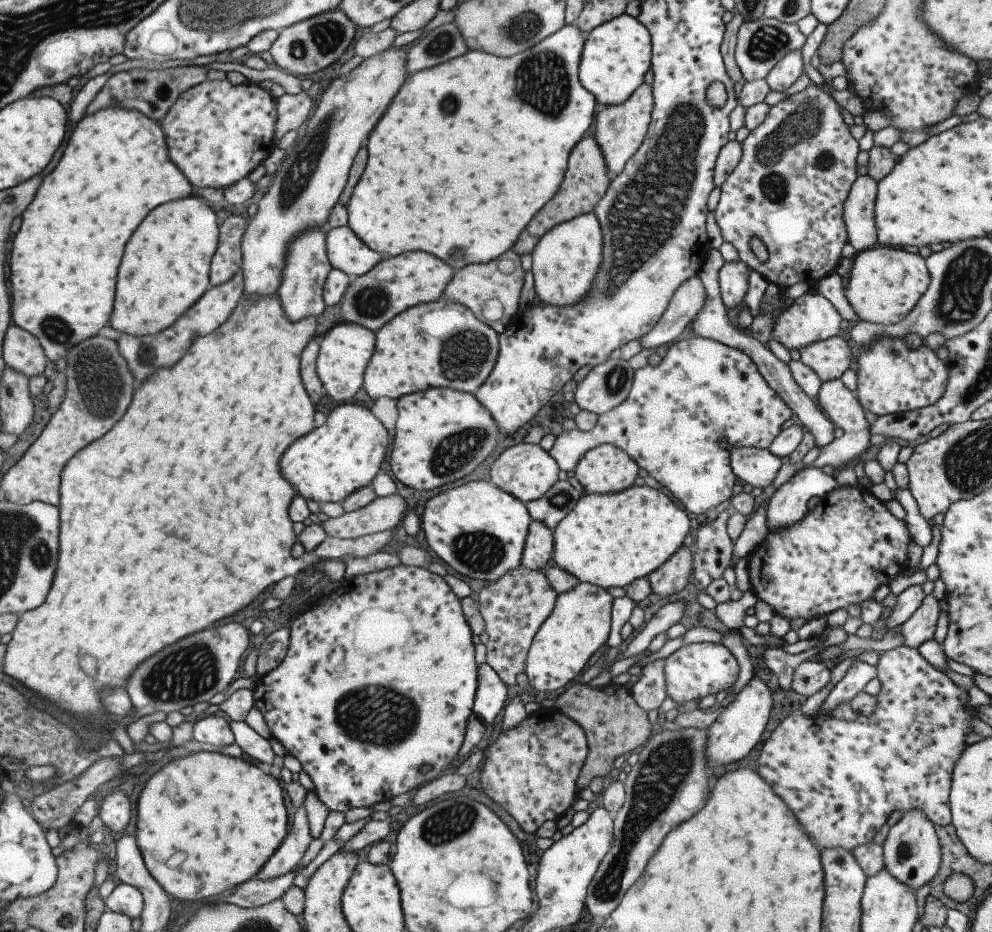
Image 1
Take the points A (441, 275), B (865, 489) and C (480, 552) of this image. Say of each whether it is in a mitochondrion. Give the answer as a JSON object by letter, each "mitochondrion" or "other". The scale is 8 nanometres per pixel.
{"A":"other","B":"other","C":"mitochondrion"}

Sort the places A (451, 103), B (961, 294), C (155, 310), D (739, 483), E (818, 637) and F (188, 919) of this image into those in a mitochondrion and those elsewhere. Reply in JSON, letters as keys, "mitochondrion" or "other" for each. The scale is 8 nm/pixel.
{"A":"mitochondrion","B":"mitochondrion","C":"other","D":"other","E":"other","F":"other"}

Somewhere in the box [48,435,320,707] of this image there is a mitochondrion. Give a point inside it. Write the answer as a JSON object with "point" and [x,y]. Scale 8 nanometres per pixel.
{"point":[188,671]}

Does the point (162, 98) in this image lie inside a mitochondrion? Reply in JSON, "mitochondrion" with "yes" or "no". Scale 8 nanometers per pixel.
{"mitochondrion":"yes"}

